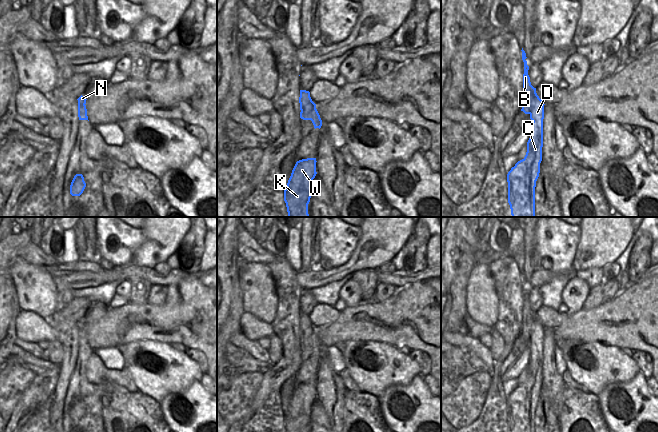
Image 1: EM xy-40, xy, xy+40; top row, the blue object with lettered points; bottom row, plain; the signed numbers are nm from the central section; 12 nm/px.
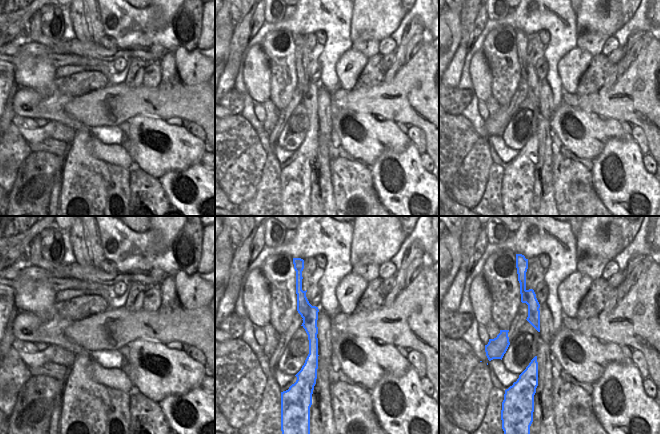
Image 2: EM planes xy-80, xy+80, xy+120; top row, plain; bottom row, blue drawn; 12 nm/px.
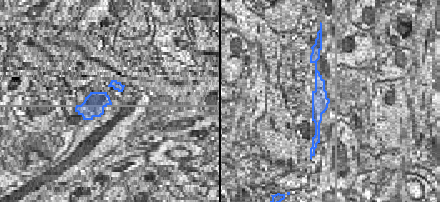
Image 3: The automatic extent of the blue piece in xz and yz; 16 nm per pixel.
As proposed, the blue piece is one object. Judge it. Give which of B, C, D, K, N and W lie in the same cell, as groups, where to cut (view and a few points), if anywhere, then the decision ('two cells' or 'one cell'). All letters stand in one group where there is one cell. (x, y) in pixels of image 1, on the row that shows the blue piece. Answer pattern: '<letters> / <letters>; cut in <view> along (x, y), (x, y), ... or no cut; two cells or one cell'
B N / C D K W; cut in xy+40 along (536, 93), (528, 113); two cells

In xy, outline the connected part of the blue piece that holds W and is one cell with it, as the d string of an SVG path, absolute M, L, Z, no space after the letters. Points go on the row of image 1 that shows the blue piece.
M316 158L296 162L284 190L288 217L310 217L308 204L311 198L312 181L317 174L316 162Z

